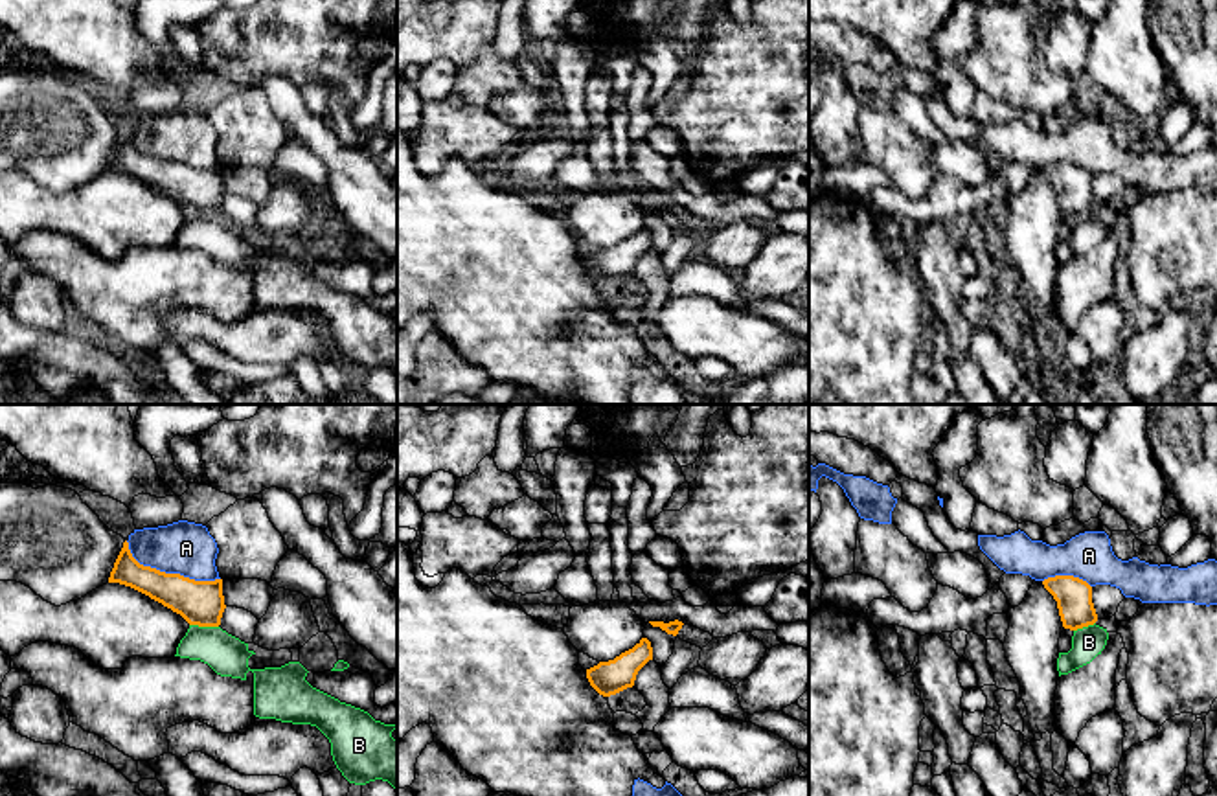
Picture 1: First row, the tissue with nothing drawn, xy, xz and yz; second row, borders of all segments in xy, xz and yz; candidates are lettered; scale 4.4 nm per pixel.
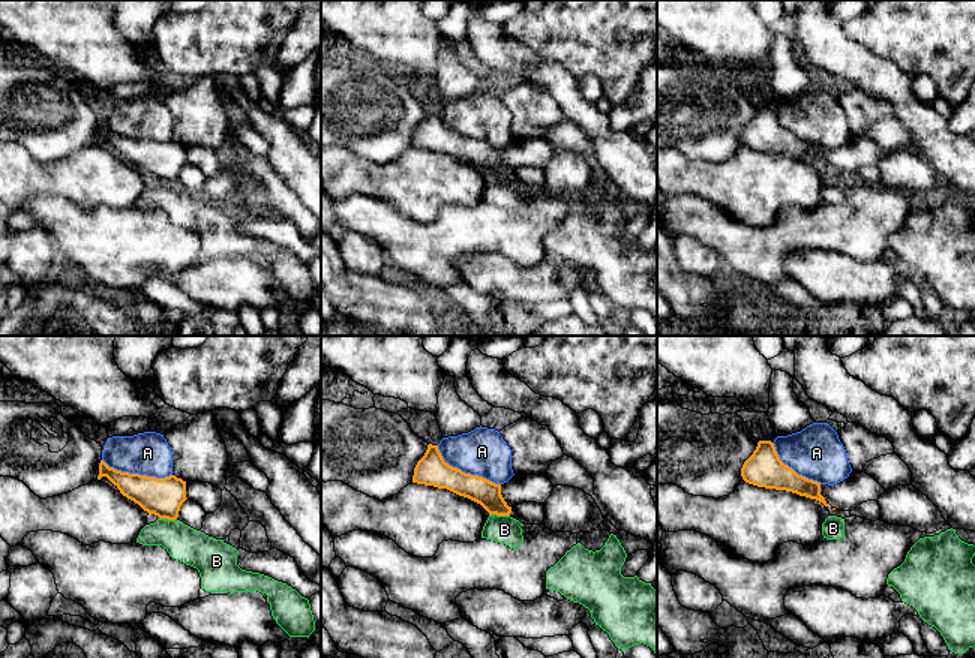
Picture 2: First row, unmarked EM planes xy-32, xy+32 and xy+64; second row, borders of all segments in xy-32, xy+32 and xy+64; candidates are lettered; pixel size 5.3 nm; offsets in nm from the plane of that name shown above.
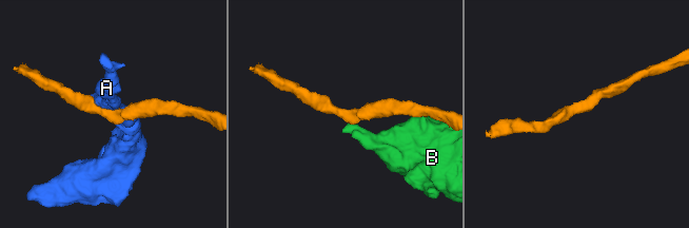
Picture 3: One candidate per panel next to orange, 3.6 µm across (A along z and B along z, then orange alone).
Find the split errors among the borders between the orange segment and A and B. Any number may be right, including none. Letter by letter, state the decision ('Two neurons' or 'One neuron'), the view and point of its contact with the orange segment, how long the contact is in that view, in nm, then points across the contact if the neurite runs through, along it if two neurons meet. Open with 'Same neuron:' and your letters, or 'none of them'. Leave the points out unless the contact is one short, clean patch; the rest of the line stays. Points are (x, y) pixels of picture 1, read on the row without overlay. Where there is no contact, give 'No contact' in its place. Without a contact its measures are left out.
Same neuron: none of them
A: Two neurons. Touches orange at xy (170, 162). Shared border 440 nm
B: Two neurons. Touches orange at xy (204, 214). Shared border 130 nm. Boundary: xy (190, 212), (217, 216)

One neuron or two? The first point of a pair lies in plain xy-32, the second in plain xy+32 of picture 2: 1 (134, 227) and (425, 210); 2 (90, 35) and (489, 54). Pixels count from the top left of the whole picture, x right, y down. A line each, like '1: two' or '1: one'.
1: two
2: two

